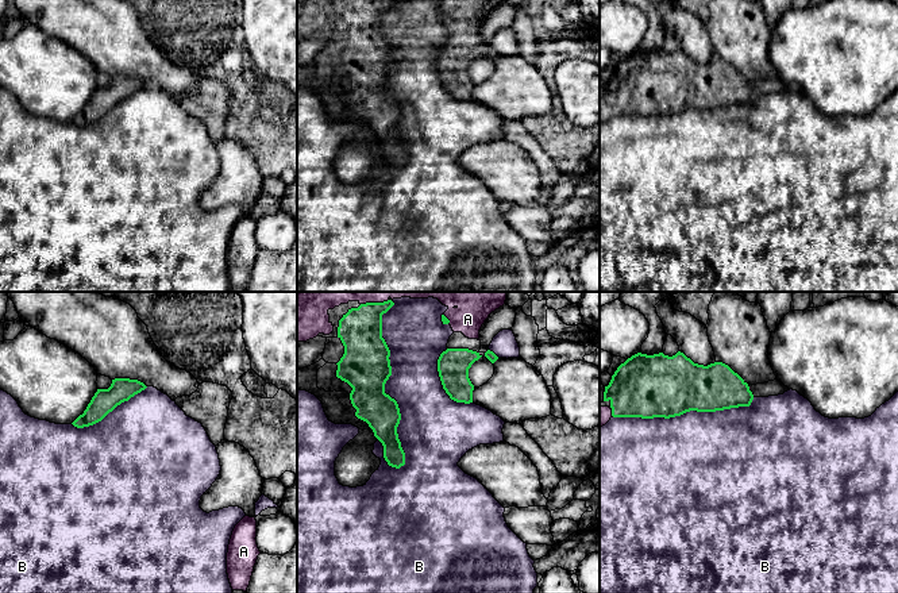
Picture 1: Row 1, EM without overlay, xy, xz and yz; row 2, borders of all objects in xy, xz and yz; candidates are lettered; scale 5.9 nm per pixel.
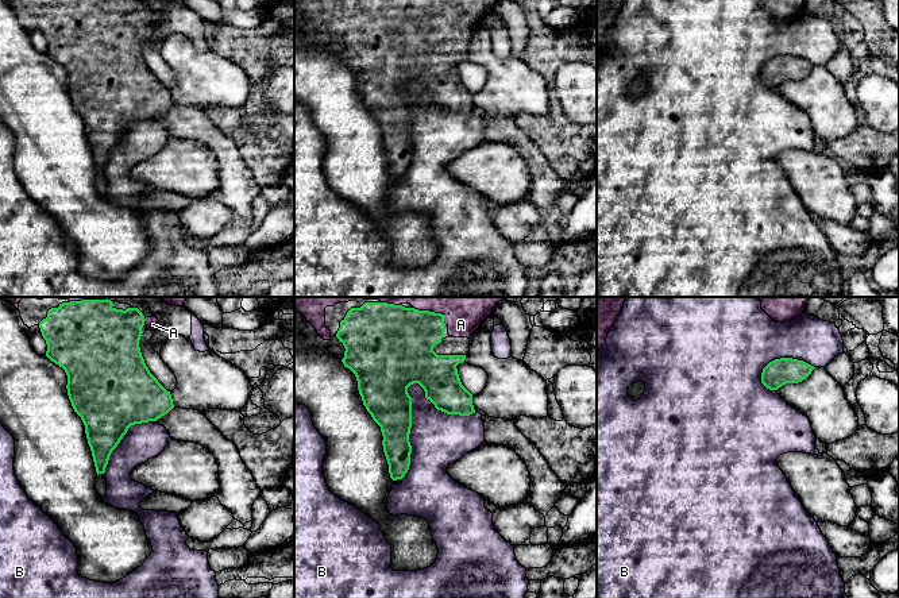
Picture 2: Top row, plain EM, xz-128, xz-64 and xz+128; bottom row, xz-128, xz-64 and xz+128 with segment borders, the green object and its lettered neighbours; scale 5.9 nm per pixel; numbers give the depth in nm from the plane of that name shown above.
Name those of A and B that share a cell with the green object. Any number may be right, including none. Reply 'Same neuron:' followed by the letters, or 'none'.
Same neuron: A

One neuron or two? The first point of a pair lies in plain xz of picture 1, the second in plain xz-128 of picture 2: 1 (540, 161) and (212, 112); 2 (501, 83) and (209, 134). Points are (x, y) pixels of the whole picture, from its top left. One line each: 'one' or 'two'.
1: two
2: two

